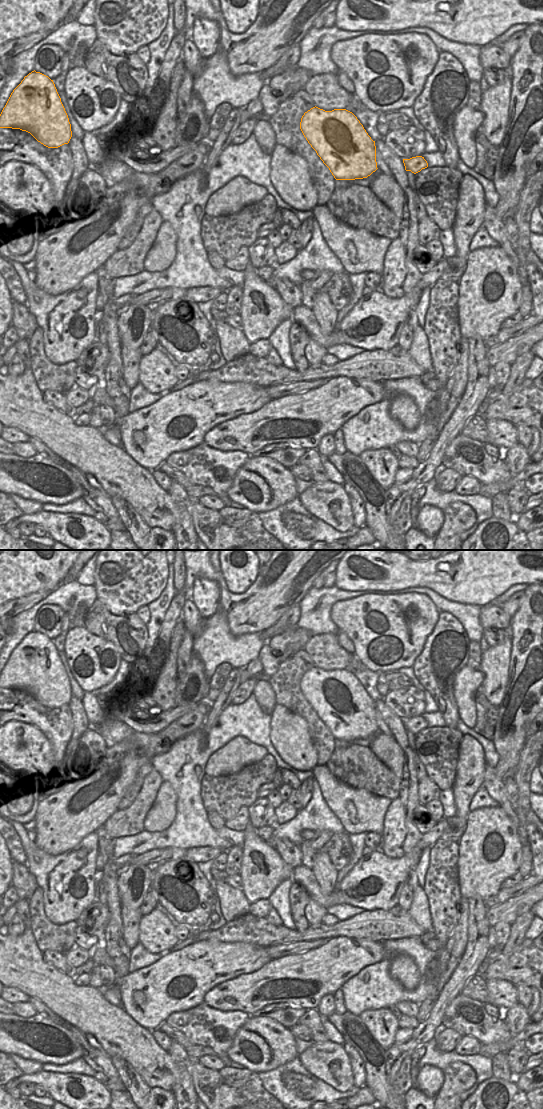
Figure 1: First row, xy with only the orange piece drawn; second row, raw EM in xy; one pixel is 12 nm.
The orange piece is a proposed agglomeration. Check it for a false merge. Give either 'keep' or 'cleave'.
keep

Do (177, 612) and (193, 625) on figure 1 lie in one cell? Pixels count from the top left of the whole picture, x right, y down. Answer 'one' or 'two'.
two

